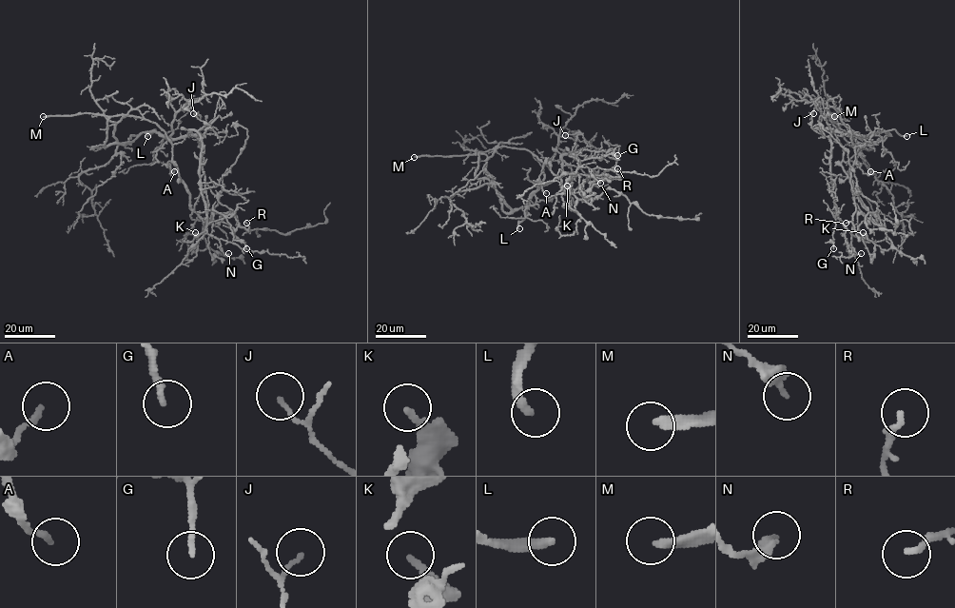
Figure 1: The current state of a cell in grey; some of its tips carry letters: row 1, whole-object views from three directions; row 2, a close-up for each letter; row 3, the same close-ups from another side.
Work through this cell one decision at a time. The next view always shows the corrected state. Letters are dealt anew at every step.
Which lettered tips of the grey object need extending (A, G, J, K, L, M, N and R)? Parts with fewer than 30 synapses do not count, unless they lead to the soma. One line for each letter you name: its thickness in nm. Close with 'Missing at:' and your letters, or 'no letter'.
L: 280 nm thick
M: 280 nm thick
Missing at: L, M

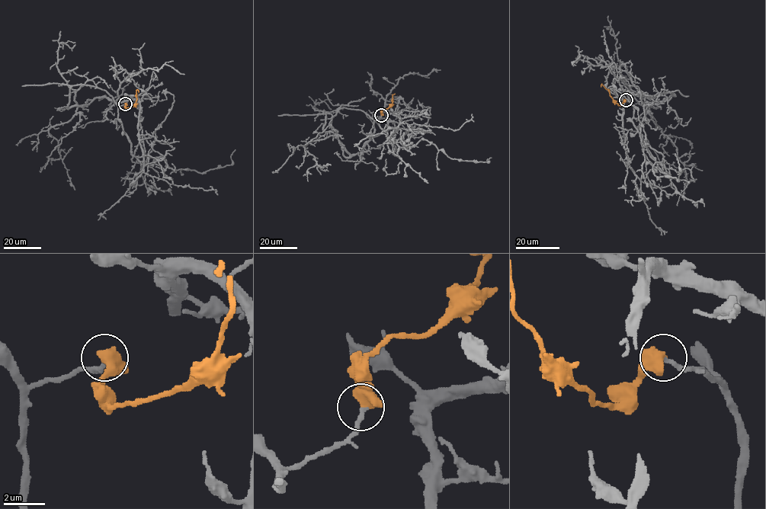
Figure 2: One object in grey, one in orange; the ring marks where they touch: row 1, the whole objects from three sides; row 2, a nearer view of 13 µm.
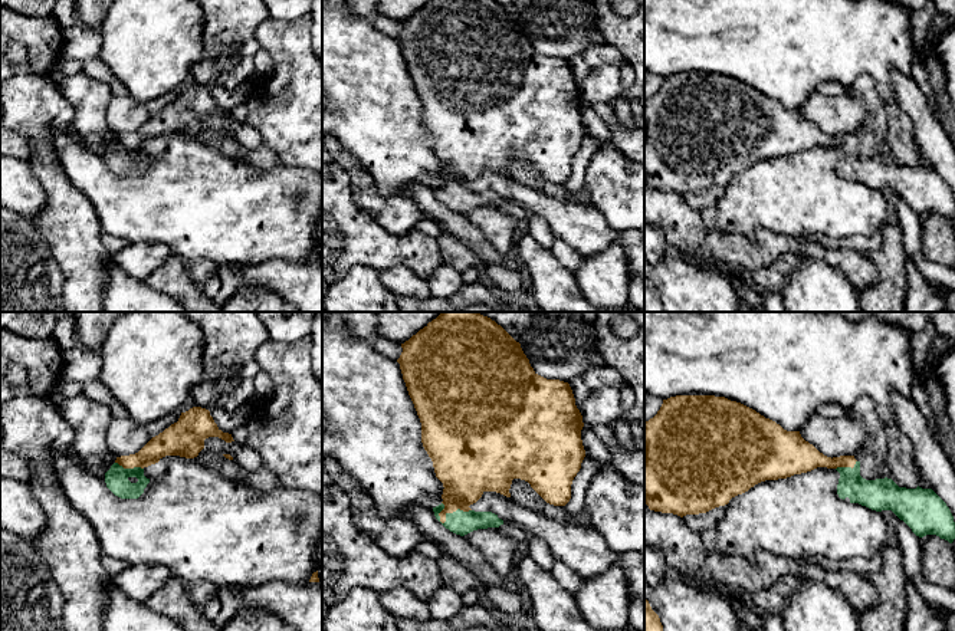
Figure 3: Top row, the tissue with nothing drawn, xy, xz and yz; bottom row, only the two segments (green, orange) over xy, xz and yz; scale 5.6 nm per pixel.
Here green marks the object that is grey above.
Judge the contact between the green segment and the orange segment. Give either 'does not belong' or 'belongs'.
belongs

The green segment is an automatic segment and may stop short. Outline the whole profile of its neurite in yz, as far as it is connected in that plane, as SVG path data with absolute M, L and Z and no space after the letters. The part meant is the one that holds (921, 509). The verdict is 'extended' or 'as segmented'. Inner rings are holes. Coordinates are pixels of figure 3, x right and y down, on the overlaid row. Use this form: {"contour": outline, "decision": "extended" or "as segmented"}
{"contour": "M676 395L663 400L657 414L646 421L644 502L654 512L673 513L680 517L706 513L728 505L732 497L748 492L761 482L787 479L817 467L836 469L840 473L837 484L840 499L876 512L892 510L919 538L936 535L949 543L954 542L954 516L946 503L932 489L899 487L887 477L866 480L860 476L860 461L854 456L827 457L805 441L800 431L787 431L775 421L741 402L715 395Z", "decision": "extended"}

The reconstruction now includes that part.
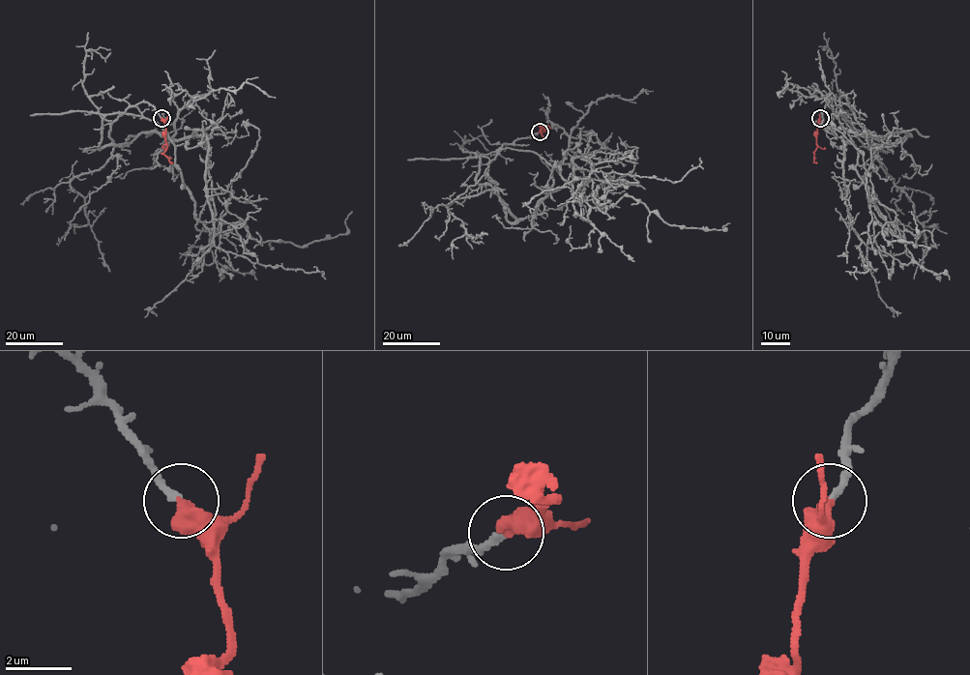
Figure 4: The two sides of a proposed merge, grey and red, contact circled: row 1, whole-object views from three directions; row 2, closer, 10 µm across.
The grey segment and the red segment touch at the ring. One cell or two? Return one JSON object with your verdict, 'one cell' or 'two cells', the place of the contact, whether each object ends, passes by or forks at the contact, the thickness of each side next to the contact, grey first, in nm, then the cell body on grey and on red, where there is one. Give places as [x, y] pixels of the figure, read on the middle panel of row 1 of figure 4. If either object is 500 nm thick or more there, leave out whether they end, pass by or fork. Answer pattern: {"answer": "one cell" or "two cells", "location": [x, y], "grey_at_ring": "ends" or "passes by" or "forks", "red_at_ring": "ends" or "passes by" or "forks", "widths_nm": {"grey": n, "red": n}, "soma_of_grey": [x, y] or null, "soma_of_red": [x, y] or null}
{"answer": "one cell", "location": [540, 132], "widths_nm": {"grey": 200, "red": 500}, "soma_of_grey": null, "soma_of_red": null}

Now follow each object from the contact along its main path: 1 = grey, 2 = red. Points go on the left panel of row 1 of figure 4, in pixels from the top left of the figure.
1: (161, 118), (139, 102), (109, 137), (200, 131), (213, 244), (322, 271)
2: (161, 118), (166, 148), (163, 154), (172, 161)

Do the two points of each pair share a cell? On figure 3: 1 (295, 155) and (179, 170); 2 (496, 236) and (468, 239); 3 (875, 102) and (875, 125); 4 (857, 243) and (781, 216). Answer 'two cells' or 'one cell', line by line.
1: two cells
2: two cells
3: one cell
4: two cells

